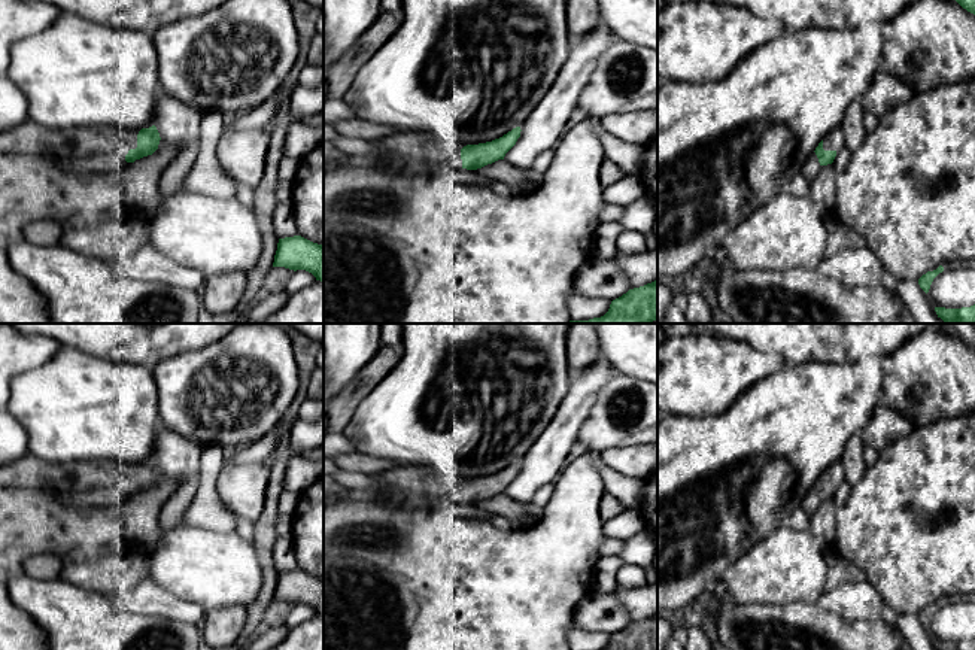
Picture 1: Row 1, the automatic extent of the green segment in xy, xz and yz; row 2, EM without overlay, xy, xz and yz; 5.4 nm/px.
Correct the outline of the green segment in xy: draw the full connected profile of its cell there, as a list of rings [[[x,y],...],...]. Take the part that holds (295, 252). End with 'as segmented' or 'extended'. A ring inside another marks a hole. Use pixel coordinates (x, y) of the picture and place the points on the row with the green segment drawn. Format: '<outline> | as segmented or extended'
[[[301,236],[279,239],[273,267],[306,270],[324,282],[324,246]]] | as segmented

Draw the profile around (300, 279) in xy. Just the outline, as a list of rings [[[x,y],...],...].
[[[297,270],[297,271],[294,271],[294,274],[291,276],[291,279],[289,279],[289,282],[288,282],[285,291],[286,291],[289,295],[292,295],[292,294],[295,294],[295,292],[298,292],[298,291],[301,291],[301,289],[310,286],[310,285],[315,283],[315,282],[316,282],[316,277],[315,277],[312,273],[309,273],[309,271],[306,271],[306,270]]]

